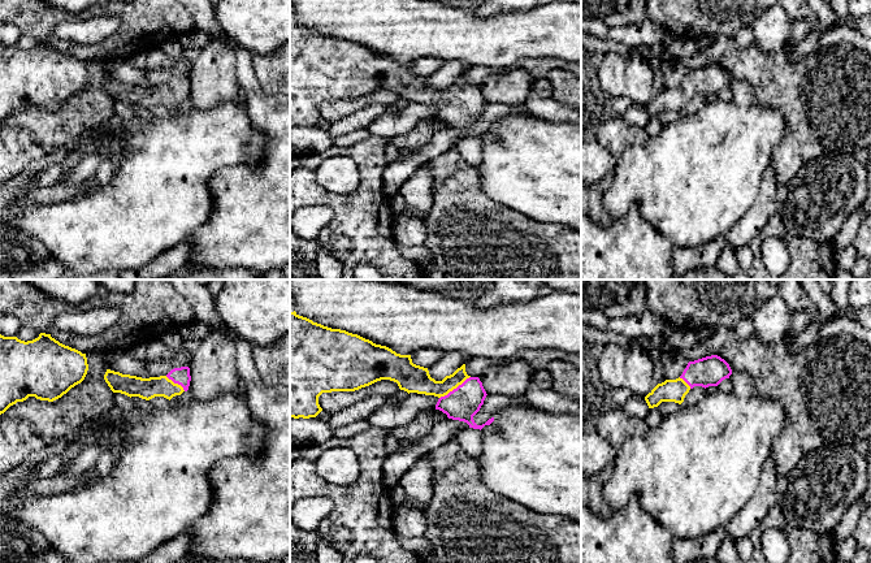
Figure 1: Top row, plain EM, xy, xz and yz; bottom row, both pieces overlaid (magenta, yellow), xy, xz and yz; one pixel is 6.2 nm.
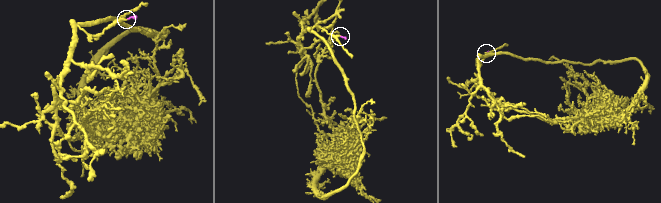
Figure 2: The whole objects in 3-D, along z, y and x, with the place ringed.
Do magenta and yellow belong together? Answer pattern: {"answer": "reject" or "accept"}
{"answer": "accept"}

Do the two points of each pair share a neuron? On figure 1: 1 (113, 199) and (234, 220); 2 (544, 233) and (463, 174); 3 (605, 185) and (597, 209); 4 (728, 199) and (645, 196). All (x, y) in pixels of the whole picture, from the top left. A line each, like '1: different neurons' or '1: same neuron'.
1: different neurons
2: same neuron
3: same neuron
4: same neuron

